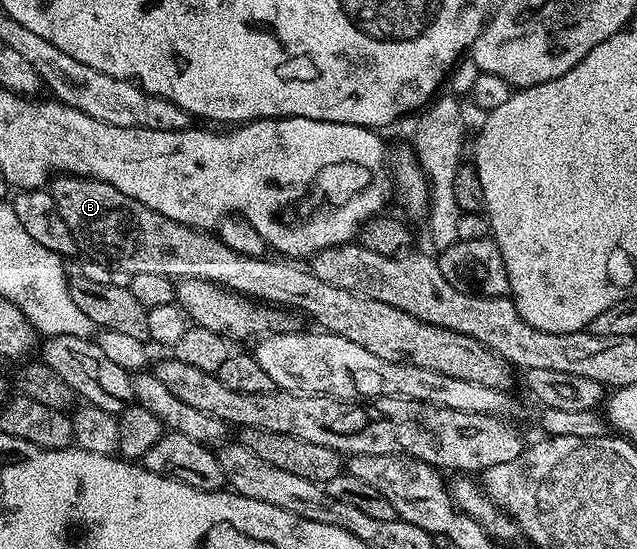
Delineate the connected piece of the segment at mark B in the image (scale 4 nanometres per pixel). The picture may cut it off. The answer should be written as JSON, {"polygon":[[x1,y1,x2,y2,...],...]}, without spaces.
{"polygon":[[59,173,50,180,49,190,53,201,57,201,57,213,65,217,65,225,69,225,69,233,73,233,75,246,80,252,87,254,88,260,103,263,106,267,121,269,131,276,137,273,161,273,165,277,176,281,181,279,204,279,210,283,217,283,227,291,238,293,243,297,250,297,255,301,262,301,267,305,274,305,279,309,292,307,295,311,304,311,311,319,316,319,322,330,345,337,345,341,354,341,373,353,376,357,382,357,385,361,394,363,407,363,415,367,432,369,433,372,444,373,449,377,460,378,465,381,476,382,477,385,489,388,511,391,514,388,516,370,507,359,501,358,493,350,474,341,473,337,454,333,443,326,429,325,421,322,412,314,397,309,393,305,385,305,385,301,377,301,373,297,365,297,353,293,349,289,337,289,337,285,328,285,321,281,306,266,292,261,287,257,249,257,229,249,219,240,218,234,197,231,193,227,186,227,184,223,173,221,153,209,149,205,141,205,133,197,125,197,121,189,113,189,100,179,86,179,84,175,69,175]]}

